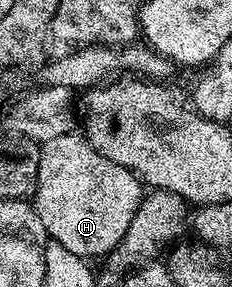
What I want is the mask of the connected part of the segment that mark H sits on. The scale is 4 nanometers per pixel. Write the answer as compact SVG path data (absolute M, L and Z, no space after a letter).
M74 131L67 132L46 141L37 155L39 173L33 185L33 203L35 212L41 218L48 237L54 243L65 246L72 254L84 258L91 256L103 256L114 253L115 247L125 238L125 232L133 220L140 206L141 181L135 173L125 166L114 164L109 158L105 158L94 146L89 143L86 135L75 136Z

